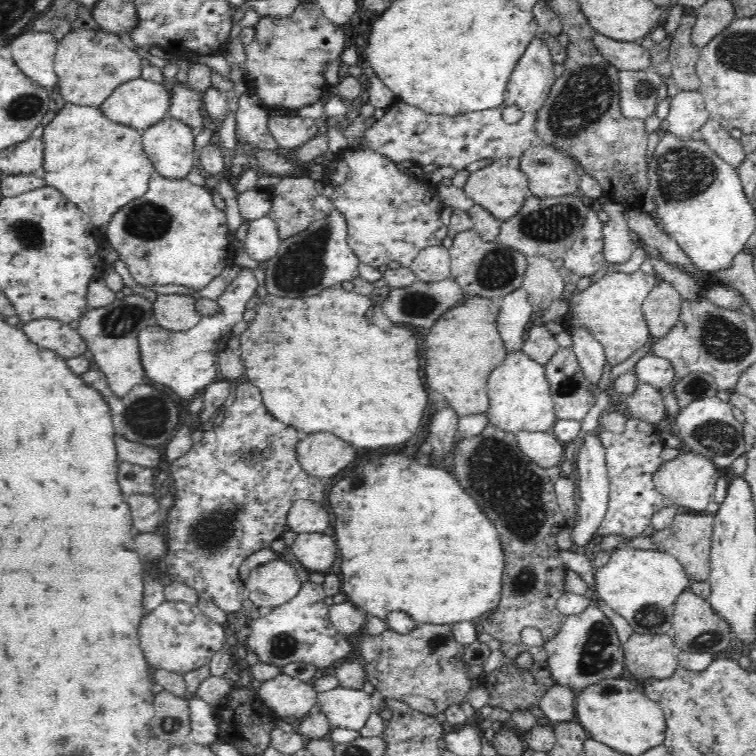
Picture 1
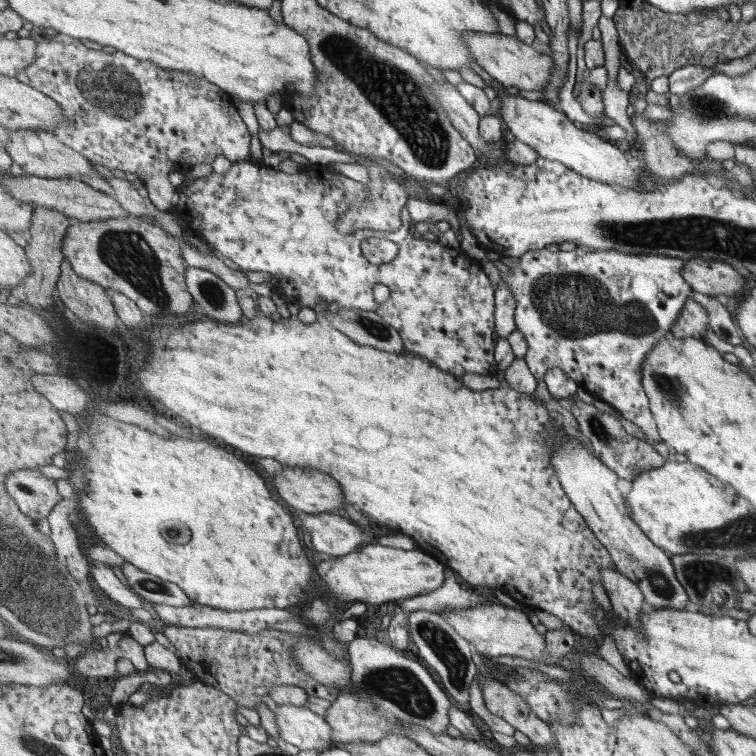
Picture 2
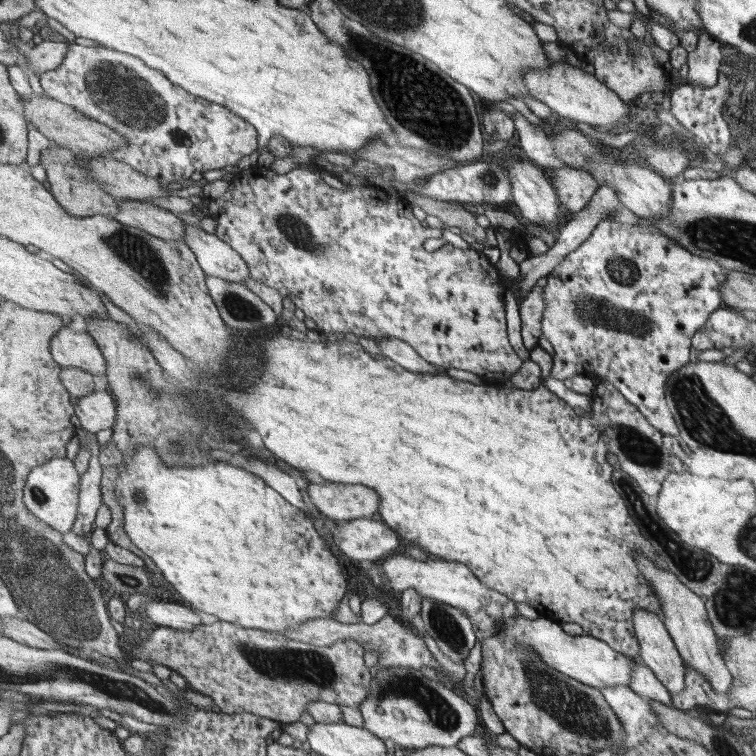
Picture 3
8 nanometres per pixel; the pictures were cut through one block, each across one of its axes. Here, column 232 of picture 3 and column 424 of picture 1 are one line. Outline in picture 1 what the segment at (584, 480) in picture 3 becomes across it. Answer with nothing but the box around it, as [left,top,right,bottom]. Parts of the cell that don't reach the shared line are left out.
[239,283,426,450]

